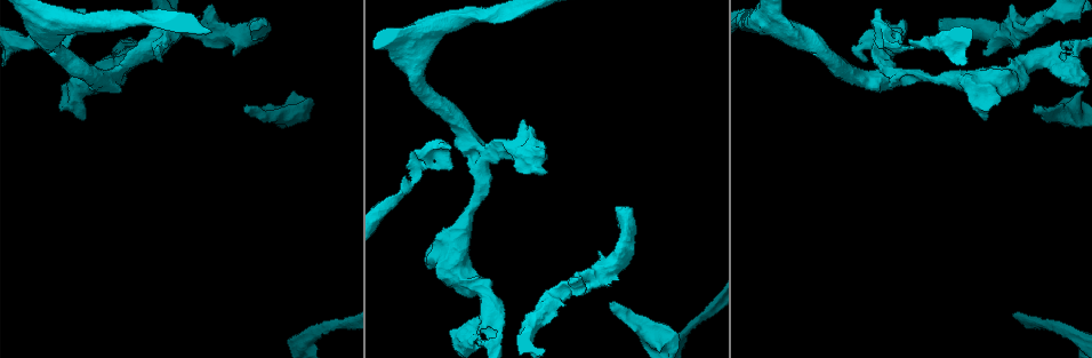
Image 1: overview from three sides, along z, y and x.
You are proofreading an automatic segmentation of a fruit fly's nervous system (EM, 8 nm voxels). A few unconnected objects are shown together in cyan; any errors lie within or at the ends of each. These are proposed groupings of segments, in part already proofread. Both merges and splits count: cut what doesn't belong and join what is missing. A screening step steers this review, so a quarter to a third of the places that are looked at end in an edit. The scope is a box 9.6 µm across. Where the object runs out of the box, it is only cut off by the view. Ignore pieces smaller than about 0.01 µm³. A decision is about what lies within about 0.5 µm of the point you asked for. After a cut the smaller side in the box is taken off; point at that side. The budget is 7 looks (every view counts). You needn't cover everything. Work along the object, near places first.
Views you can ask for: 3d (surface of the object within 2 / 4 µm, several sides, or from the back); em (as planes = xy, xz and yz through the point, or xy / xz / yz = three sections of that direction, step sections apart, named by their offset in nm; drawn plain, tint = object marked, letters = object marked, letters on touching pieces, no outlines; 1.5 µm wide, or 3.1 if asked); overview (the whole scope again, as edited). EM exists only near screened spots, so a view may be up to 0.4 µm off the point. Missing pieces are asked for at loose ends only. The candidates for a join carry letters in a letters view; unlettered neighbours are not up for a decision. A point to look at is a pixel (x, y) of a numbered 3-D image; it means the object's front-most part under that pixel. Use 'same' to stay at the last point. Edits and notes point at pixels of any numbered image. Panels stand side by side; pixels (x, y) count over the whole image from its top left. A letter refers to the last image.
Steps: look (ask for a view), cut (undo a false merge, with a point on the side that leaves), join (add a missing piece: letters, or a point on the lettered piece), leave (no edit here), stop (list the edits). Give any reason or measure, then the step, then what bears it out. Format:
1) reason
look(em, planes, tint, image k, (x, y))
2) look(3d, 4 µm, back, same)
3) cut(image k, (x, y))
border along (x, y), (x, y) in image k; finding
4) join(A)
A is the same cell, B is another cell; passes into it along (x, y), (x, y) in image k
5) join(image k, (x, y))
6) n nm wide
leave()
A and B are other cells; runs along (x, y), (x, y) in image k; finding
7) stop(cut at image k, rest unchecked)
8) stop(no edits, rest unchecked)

sharp bend
look(3d, 4 µm, image 1, (1075, 64))

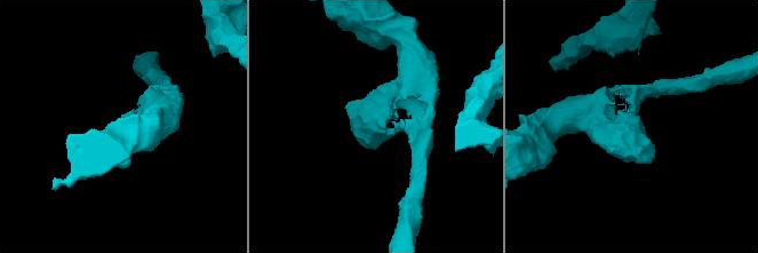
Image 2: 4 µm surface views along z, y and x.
look(em, xz, step 4, tint, image 2, (380, 122))

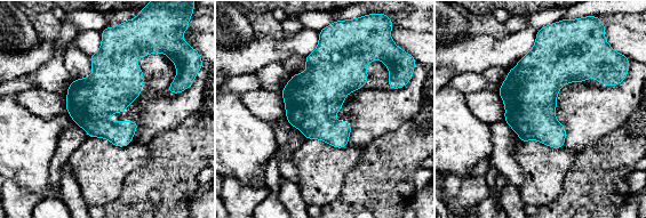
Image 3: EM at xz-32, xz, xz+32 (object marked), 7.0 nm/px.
another direction
look(em, planes, letters, same)

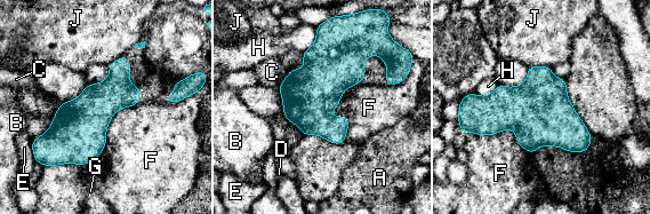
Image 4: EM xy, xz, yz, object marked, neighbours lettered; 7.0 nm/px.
leave()
A, B, C, D, E, F, G, H and J are other cells; border along (138, 102), (95, 159), (54, 166) in image 4; continuous, no second neuron

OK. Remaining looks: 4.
thick end
look(em, planes, letters, image 1, (905, 26))

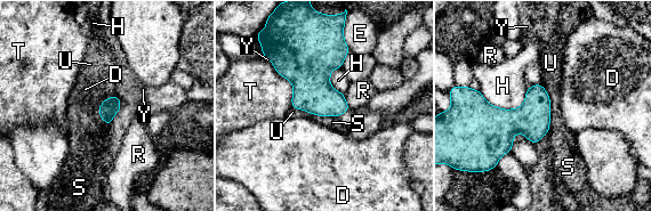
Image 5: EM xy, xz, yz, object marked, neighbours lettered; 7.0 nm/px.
leave()
D, E, H, R, S, T, U and Y are other cells; no lettered piece goes on from it

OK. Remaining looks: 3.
a narrow waist
look(em, planes, letters, image 1, (414, 182))

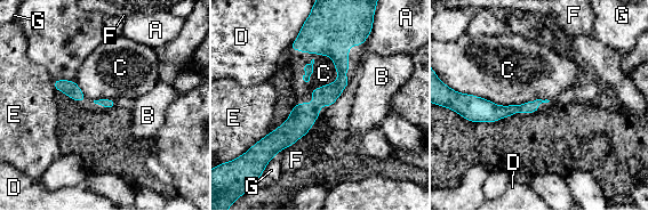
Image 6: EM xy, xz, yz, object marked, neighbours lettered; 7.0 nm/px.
C touches over 650 nm
leave()
A, B, C, D, E, F and G are other cells; runs along (314, 33), (341, 59), (341, 81), (273, 151) in image 6; one neuron here

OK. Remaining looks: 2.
stop(no edits, rest unchecked)

